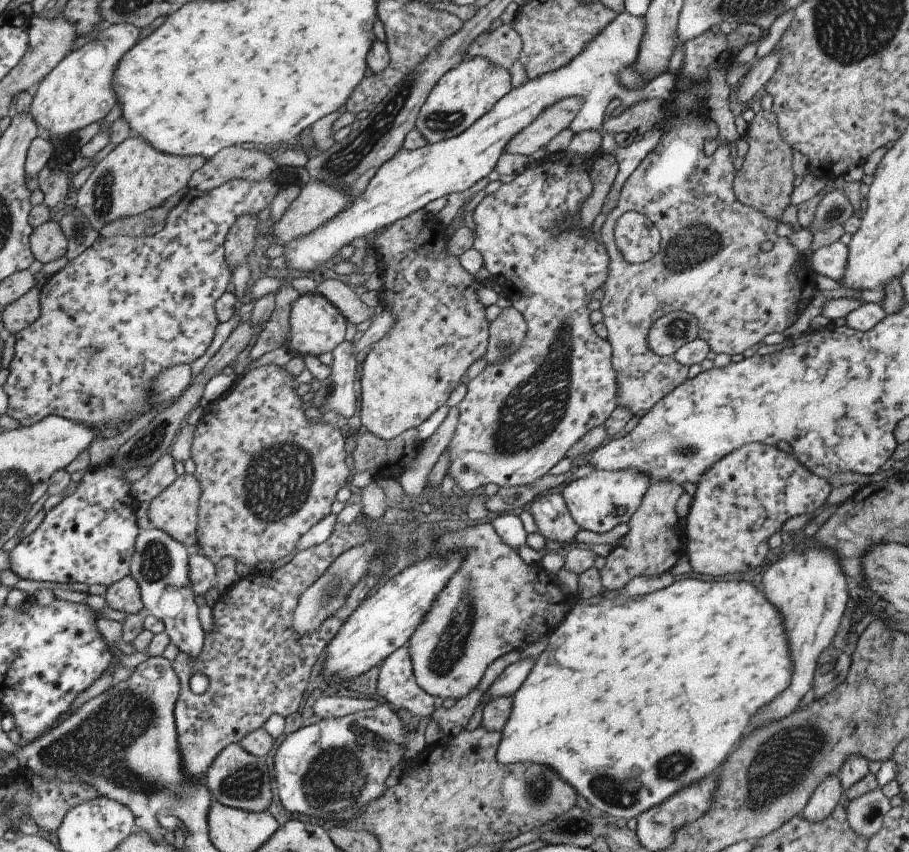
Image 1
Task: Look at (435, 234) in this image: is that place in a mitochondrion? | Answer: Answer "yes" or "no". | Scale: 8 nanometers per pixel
no

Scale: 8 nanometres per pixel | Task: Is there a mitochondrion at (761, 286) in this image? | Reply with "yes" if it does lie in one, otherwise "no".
no

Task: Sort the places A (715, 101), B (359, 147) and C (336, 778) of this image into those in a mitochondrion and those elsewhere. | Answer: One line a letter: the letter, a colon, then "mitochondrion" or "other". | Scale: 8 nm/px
A: other
B: mitochondrion
C: mitochondrion

